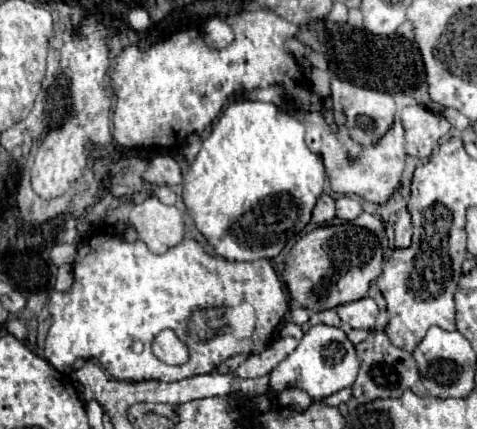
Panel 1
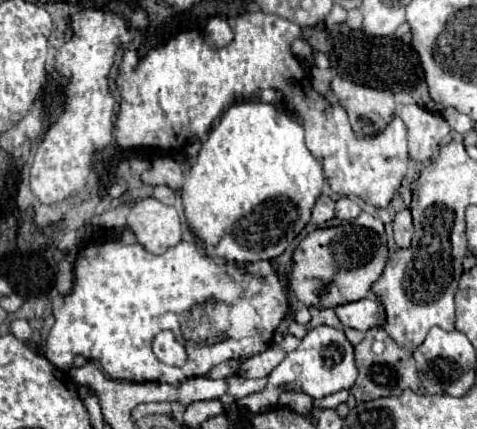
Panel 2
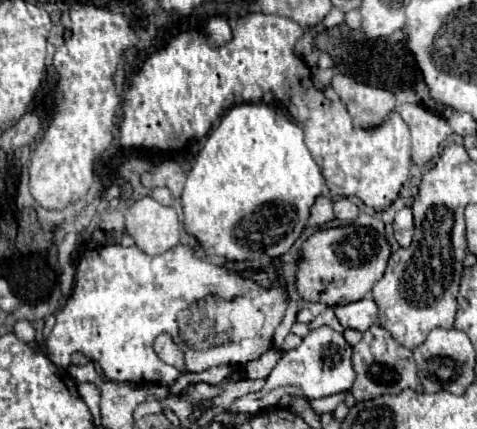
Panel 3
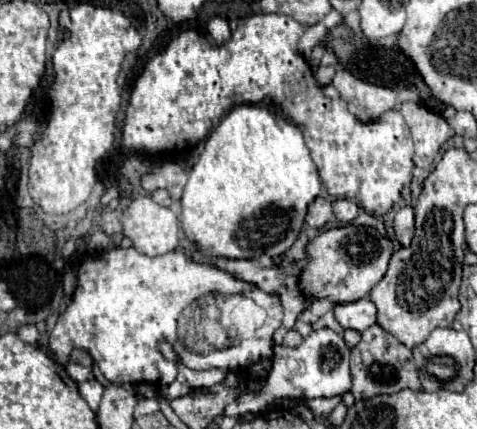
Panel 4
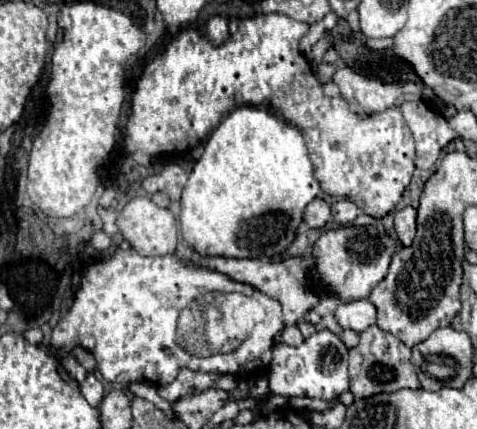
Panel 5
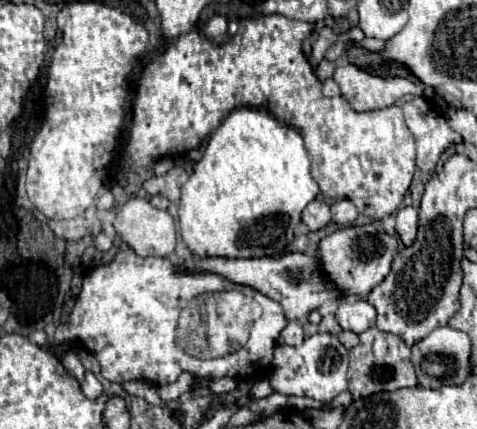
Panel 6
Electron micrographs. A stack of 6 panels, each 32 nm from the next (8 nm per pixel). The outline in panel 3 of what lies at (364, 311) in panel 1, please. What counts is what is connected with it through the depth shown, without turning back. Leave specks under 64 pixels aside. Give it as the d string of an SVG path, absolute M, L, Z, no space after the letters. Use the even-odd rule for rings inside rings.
M362 298L358 302L336 306L334 312L344 328L354 328L360 332L366 332L378 322L378 306L372 298Z

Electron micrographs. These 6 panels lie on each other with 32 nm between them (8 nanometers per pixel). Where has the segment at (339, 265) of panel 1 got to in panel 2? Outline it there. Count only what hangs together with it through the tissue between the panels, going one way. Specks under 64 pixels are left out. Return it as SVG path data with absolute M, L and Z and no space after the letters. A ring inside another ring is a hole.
M356 224L316 228L292 254L292 270L288 274L290 290L308 308L336 308L368 296L372 284L380 278L388 260L388 248L380 236Z

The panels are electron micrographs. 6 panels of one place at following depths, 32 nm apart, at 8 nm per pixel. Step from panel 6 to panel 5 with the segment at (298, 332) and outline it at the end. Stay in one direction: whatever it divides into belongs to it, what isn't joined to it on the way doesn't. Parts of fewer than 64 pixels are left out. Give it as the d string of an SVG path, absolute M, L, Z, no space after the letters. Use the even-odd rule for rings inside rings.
M288 326L286 330L284 330L284 334L282 334L282 340L284 340L284 344L288 344L288 346L300 346L302 344L302 334L300 334L300 330L296 328L296 326Z

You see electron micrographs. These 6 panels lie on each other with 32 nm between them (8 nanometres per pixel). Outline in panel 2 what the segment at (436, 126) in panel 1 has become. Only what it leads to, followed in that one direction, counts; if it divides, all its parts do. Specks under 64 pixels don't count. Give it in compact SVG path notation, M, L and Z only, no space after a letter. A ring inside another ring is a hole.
M418 104L404 106L398 114L408 130L410 158L420 164L428 162L436 152L440 140L450 132L450 124L440 114L432 114Z

